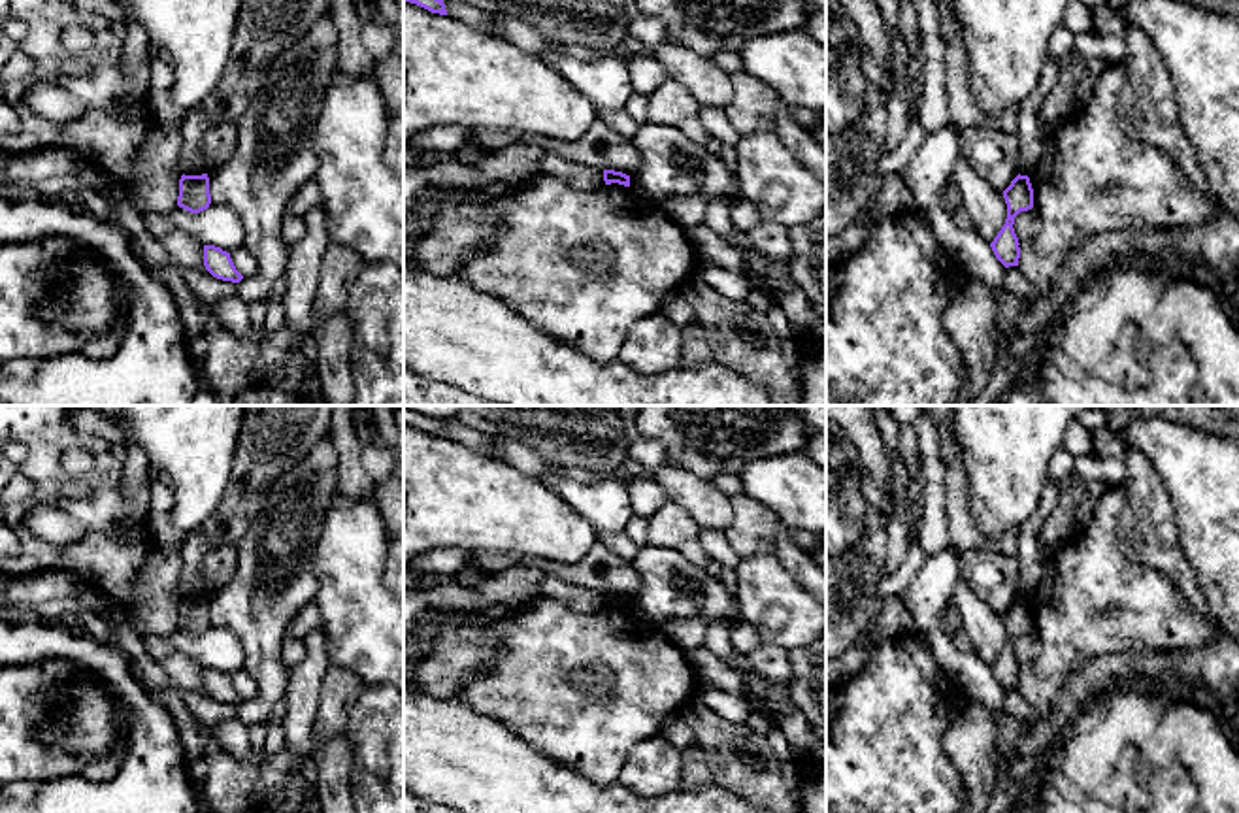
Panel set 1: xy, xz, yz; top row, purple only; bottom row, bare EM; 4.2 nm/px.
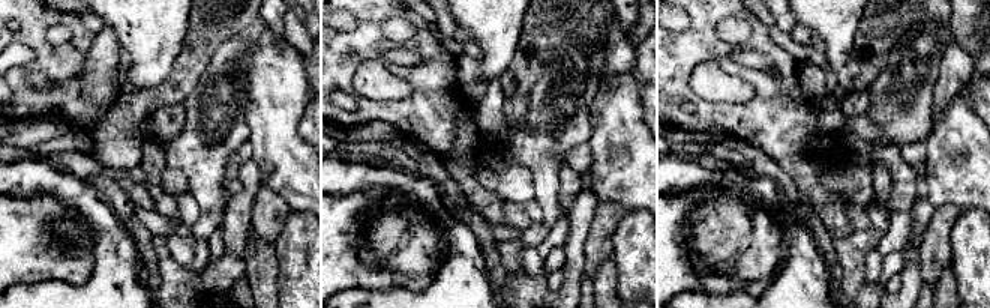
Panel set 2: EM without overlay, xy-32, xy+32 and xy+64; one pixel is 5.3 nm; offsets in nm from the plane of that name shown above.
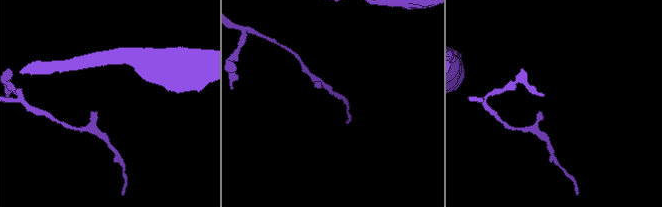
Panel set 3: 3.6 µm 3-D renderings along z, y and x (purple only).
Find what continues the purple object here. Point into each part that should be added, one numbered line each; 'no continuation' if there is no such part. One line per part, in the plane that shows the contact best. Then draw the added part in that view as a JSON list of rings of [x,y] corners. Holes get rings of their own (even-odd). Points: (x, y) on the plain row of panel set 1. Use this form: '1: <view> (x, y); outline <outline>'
no continuation

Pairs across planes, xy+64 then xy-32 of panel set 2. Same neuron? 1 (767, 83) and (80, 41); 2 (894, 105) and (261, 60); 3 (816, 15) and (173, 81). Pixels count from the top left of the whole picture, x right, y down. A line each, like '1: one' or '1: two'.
1: one
2: two
3: two

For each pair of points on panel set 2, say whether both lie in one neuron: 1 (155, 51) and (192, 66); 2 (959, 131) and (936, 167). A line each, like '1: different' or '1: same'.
1: different
2: same

